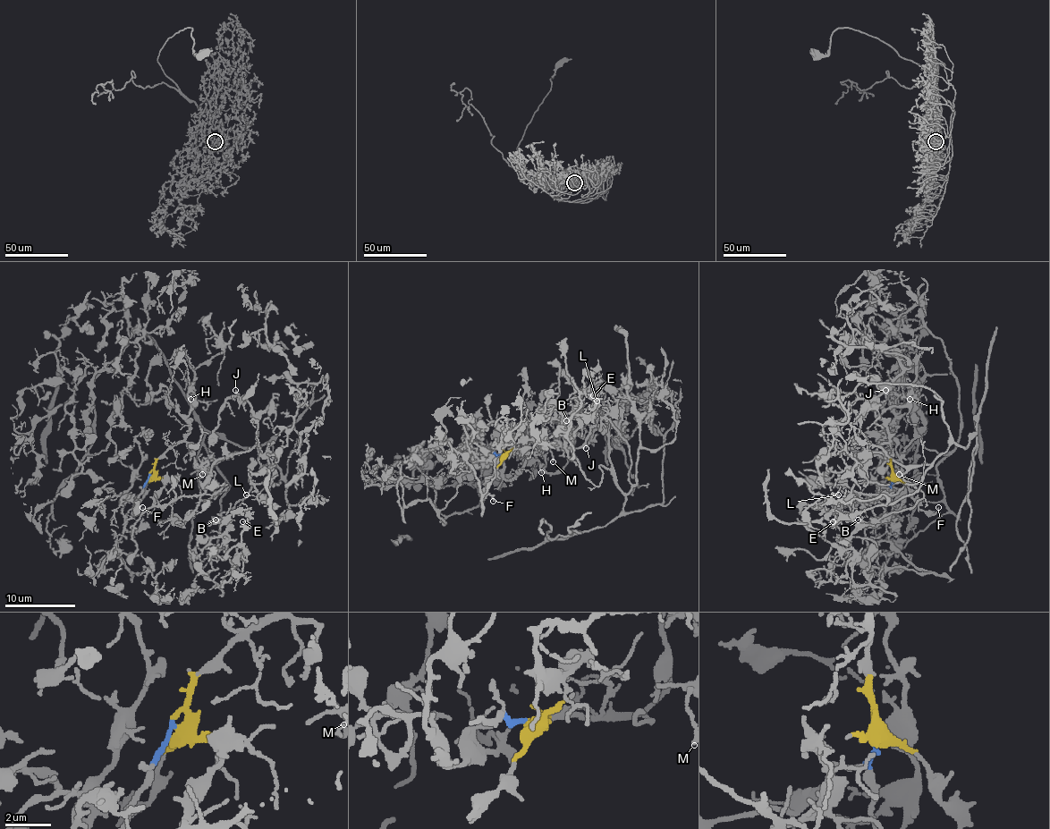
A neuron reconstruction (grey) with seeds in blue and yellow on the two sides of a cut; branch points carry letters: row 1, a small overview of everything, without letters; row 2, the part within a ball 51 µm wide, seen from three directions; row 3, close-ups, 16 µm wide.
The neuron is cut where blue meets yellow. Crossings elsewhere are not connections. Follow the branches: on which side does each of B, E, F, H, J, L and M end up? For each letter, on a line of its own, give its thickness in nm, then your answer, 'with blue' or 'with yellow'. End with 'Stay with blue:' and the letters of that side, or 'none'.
B: 160 nm thick; with blue
E: 150 nm thick; with blue
F: 130 nm thick; with yellow
H: 110 nm thick; with yellow
J: 170 nm thick; with blue
L: 90 nm thick; with blue
M: 110 nm thick; with blue
Stay with blue: B, E, J, L, M

